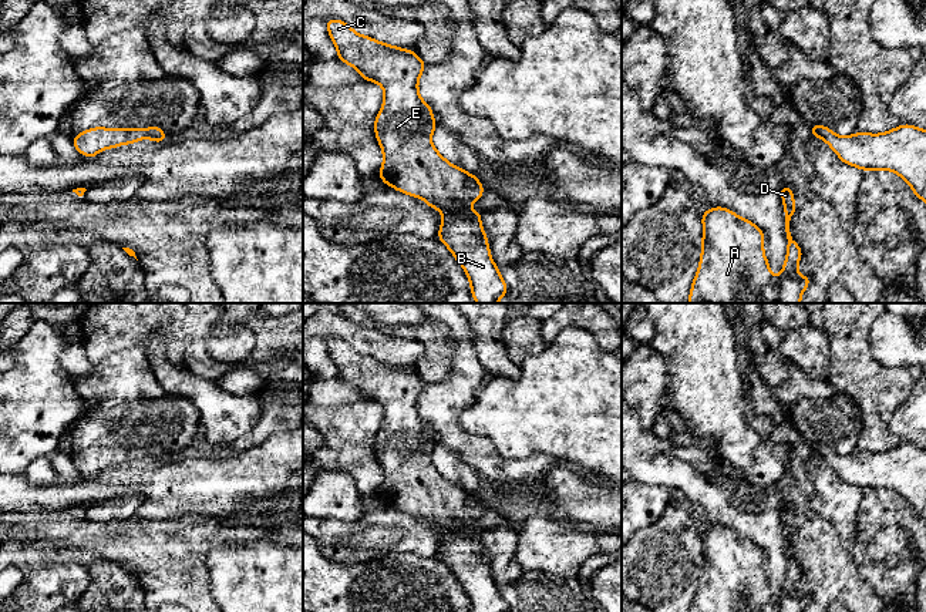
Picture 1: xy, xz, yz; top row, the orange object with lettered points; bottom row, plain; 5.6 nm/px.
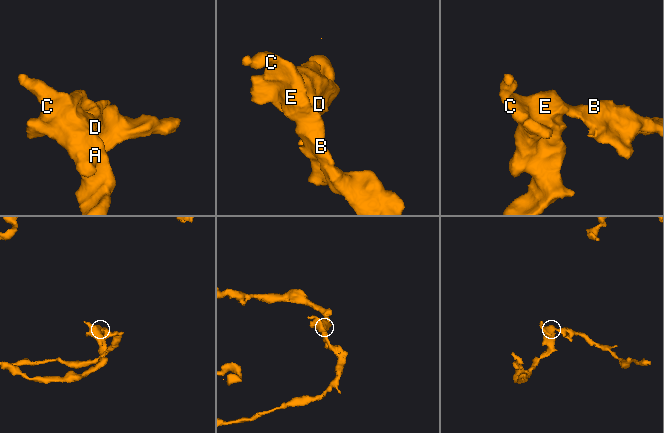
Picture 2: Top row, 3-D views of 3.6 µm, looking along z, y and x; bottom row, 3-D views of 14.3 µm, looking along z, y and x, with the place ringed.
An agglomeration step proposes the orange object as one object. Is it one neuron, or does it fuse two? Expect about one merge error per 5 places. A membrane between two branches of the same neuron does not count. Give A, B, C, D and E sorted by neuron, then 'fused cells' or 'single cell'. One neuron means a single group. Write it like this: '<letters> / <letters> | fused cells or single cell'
A B C D E | single cell

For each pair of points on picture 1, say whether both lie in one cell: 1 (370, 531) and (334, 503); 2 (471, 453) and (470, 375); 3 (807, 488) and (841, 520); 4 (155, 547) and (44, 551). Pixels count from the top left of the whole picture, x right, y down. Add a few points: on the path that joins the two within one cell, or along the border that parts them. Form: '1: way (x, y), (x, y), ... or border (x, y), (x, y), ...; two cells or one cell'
1: border (369, 511), (346, 521), (320, 518); two cells
2: way (451, 433), (451, 397), (454, 394); one cell
3: border (808, 460), (808, 478), (812, 486), (810, 497); two cells
4: way (128, 542), (71, 541); one cell

